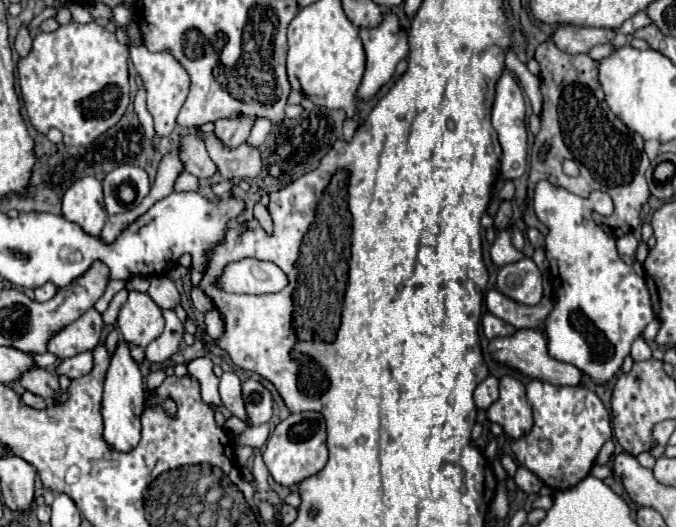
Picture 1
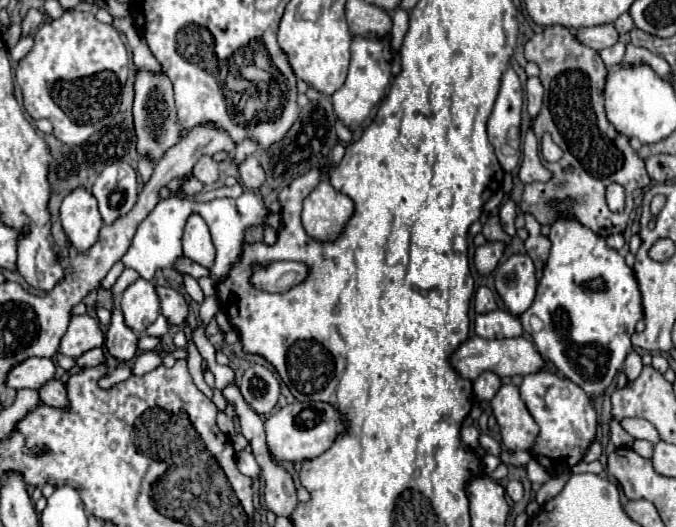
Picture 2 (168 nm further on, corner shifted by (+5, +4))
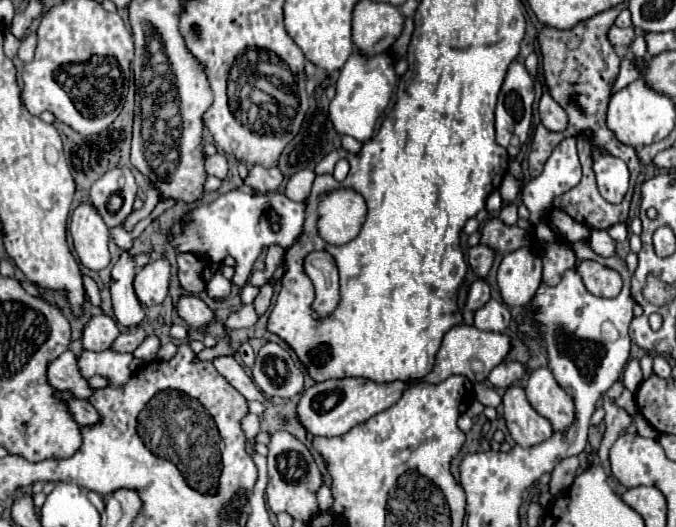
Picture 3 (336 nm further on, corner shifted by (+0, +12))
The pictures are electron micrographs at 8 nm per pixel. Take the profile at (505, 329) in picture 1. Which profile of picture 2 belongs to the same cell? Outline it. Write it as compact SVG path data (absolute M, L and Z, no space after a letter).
M491 310L475 318L475 334L481 338L515 338L523 334L523 328L519 318L513 318L507 310Z

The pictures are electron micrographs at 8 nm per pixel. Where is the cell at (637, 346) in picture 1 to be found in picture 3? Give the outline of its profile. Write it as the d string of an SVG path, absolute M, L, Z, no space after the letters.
M630 360L628 362L628 366L626 366L626 370L624 370L624 376L622 376L622 384L628 388L628 390L632 390L632 392L636 392L638 390L638 386L640 386L640 382L642 382L642 370L640 370L640 360Z

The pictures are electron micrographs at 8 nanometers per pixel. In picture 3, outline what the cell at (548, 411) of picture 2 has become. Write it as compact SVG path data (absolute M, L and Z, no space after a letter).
M548 366L530 372L526 396L532 408L550 420L554 432L564 432L574 422L574 398L556 382Z

